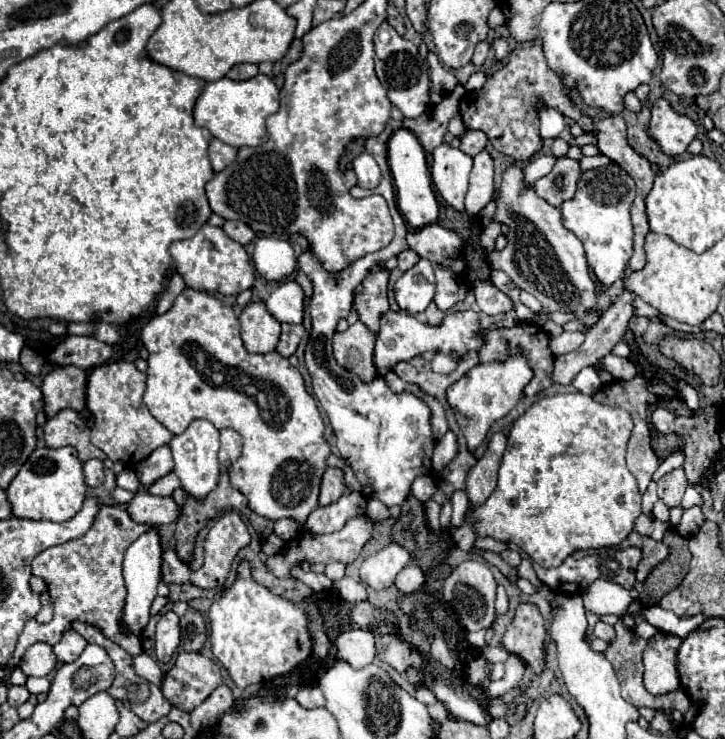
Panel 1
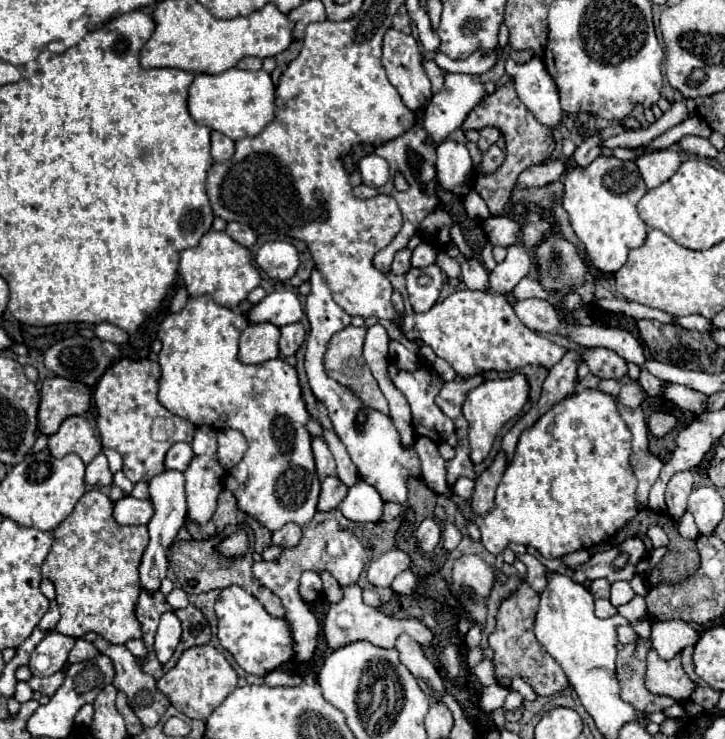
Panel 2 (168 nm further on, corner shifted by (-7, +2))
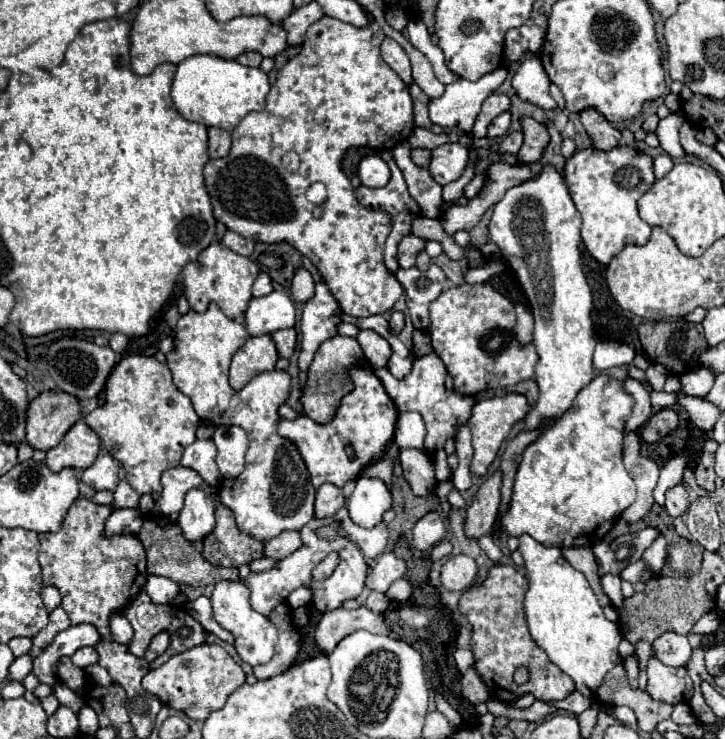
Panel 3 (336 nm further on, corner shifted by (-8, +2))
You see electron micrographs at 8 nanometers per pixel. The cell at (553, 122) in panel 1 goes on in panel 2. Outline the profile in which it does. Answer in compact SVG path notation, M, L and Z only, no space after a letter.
M509 56L505 59L505 71L512 76L518 98L524 106L546 126L556 128L562 124L562 110L558 102L558 88L552 76L546 72L540 58L532 58L524 64L516 64Z

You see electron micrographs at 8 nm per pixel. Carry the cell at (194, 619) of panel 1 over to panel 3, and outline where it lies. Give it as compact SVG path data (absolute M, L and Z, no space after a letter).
M139 592L137 598L125 608L123 614L125 614L125 618L129 620L129 624L131 624L133 630L135 630L135 636L133 636L131 644L129 644L129 650L131 650L135 656L143 656L143 654L145 654L145 650L147 650L147 646L149 646L149 642L151 642L151 638L153 638L155 634L159 634L159 632L169 632L169 636L171 636L169 648L167 648L161 656L157 656L157 658L151 662L149 668L157 668L157 666L165 664L165 662L171 658L171 652L173 652L173 654L179 654L179 652L185 652L185 650L189 650L189 648L199 646L199 644L205 642L205 630L203 630L201 624L197 624L197 620L193 620L183 608L173 608L173 606L169 606L169 604L153 604L151 598L149 598L145 592Z

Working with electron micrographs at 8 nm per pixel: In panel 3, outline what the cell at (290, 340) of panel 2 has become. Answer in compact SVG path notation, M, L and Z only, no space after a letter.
M293 328L289 330L277 330L271 334L275 346L277 346L277 352L279 356L283 358L291 358L293 350L295 350L295 342L297 342L297 332Z

